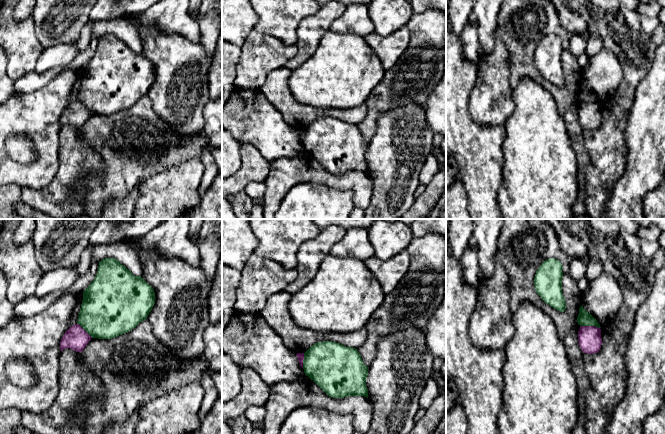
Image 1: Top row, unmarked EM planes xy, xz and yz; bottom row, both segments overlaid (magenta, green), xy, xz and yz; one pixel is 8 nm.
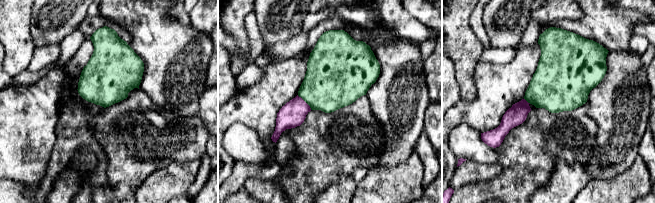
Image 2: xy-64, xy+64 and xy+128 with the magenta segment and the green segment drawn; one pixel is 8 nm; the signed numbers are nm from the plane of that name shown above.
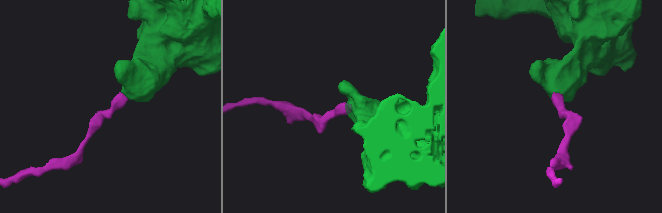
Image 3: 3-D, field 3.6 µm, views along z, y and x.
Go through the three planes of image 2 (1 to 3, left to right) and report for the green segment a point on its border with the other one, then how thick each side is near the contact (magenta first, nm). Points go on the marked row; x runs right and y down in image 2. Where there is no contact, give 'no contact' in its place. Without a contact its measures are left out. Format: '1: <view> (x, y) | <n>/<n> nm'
1: no contact
2: xy+64 (305, 102) | 200/420 nm
3: xy+128 (526, 101) | 160/380 nm

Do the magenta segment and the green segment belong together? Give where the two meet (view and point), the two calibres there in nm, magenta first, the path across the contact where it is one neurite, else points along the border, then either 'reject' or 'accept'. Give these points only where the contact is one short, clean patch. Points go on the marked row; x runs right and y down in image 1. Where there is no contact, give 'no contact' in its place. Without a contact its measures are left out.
meets magenta in yz at (590, 326); 190 nm thick on the magenta side, 120 nm on the other; border along yz (580, 325), (593, 325), (599, 328); reject

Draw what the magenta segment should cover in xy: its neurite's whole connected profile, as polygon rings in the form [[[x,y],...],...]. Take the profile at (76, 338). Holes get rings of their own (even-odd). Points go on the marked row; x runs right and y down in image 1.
[[[74,324],[63,335],[60,341],[60,349],[63,351],[66,348],[70,348],[81,353],[91,338],[79,324]]]

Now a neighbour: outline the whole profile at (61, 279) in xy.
[[[73,267],[44,272],[36,286],[35,295],[44,297],[56,291],[66,291],[77,279],[78,276]]]

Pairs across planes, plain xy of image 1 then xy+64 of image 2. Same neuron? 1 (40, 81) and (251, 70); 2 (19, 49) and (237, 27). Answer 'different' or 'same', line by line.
1: same
2: different

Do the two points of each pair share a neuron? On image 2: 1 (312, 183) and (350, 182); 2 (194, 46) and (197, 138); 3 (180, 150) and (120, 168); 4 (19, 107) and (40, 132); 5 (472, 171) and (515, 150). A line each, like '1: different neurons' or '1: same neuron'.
1: different neurons
2: different neurons
3: same neuron
4: same neuron
5: different neurons

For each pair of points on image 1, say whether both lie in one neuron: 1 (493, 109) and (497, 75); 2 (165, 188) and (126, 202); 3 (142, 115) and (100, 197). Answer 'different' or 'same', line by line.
1: same
2: different
3: same

